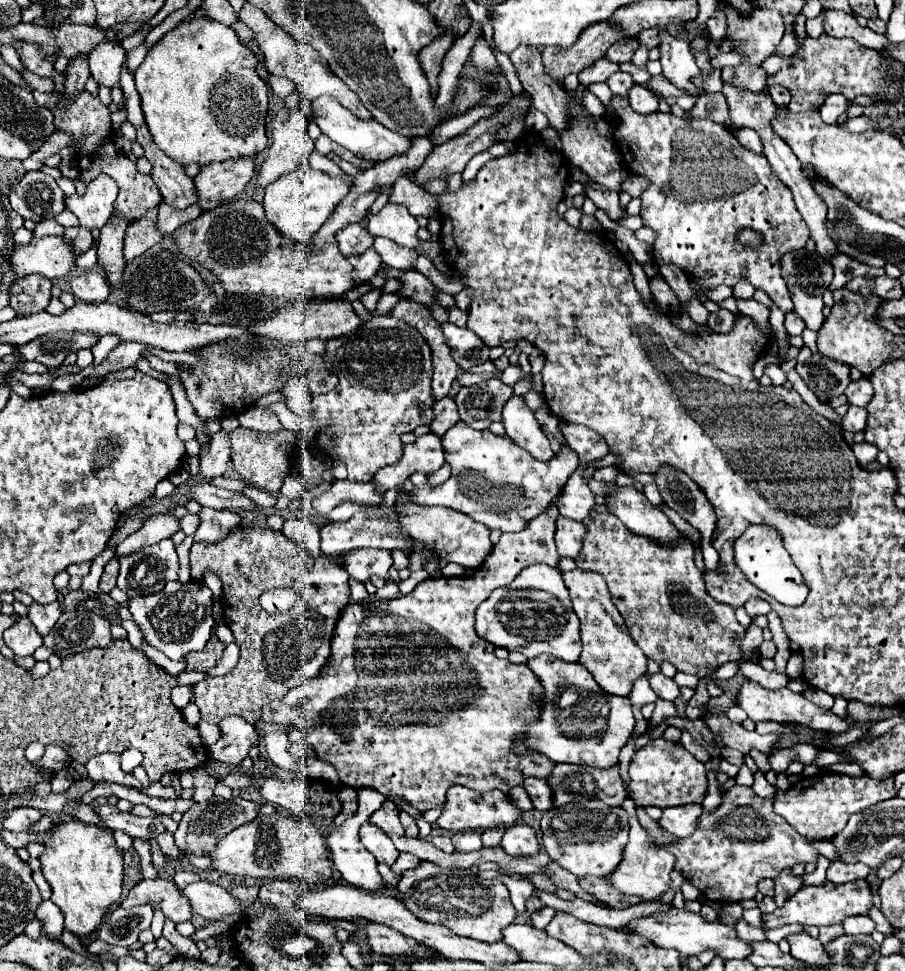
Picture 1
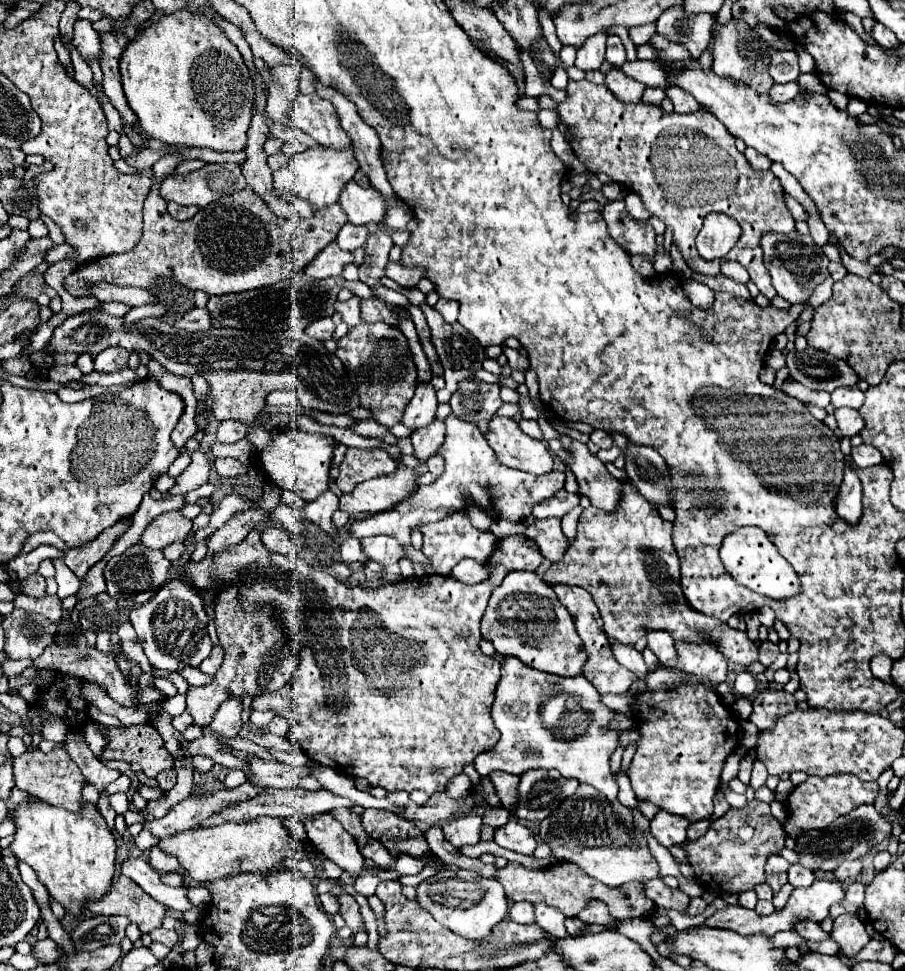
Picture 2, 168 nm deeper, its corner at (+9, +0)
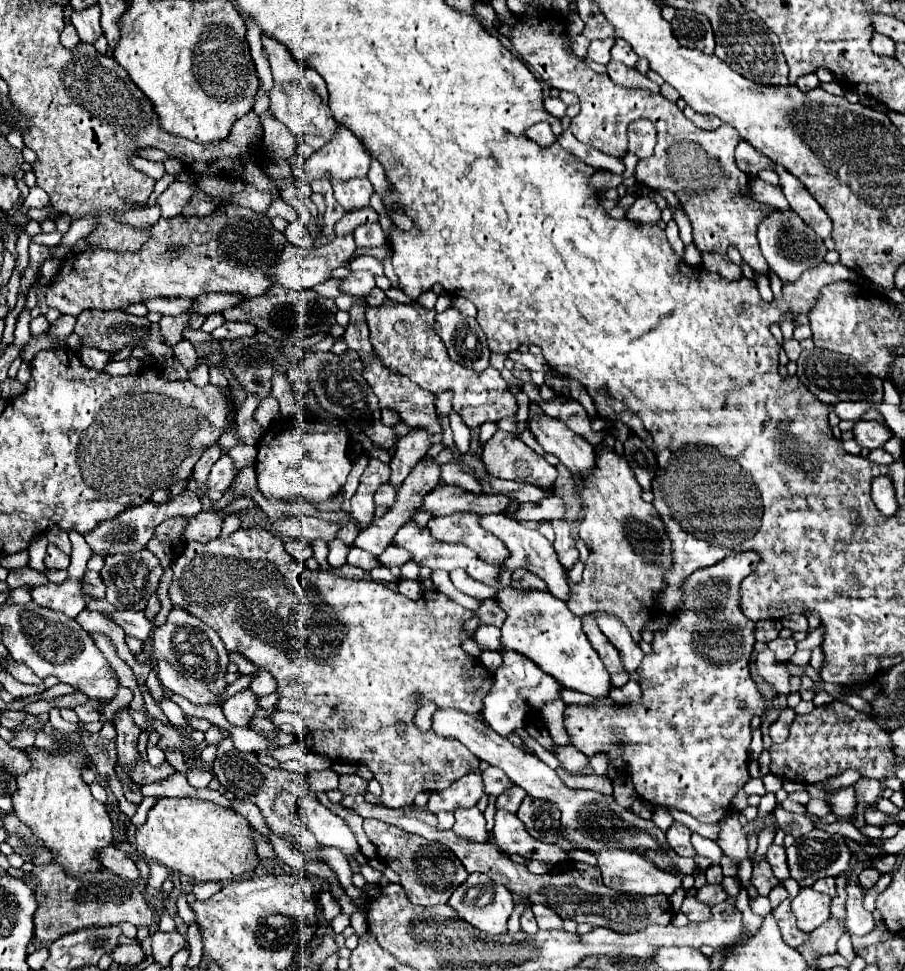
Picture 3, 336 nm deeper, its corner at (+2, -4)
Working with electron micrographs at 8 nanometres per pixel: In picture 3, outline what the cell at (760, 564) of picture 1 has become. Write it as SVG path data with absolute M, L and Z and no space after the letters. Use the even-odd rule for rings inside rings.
M736 553L736 555L730 555L726 557L724 561L720 561L718 565L714 567L704 567L704 569L698 569L692 573L692 577L686 577L686 583L682 583L682 601L678 603L678 609L674 609L674 619L670 621L670 625L666 629L660 629L654 633L654 639L652 639L652 653L644 657L642 665L636 669L638 673L638 683L640 683L640 689L642 689L642 695L638 701L634 703L620 703L620 701L614 701L610 697L606 699L596 699L592 705L566 705L564 709L564 725L566 725L566 731L570 735L570 743L586 753L588 757L594 757L596 753L604 753L608 759L624 759L626 763L626 771L634 783L634 789L638 793L640 799L648 801L650 805L660 805L660 807L676 807L680 811L686 811L690 813L694 819L698 819L700 823L720 823L728 811L730 811L730 801L732 797L738 793L738 789L742 789L748 779L750 779L750 773L748 773L748 747L750 747L750 741L752 741L752 729L750 729L750 719L754 715L762 717L766 711L768 711L768 705L766 705L766 699L760 695L760 691L756 689L756 683L752 681L752 675L750 675L750 655L754 651L754 633L750 633L750 629L734 629L734 613L728 613L728 601L736 601L738 599L738 585L742 583L744 577L750 575L750 571L758 565L758 555L756 553ZM614 733L622 733L622 739L626 741L626 747L618 749L618 747L612 747L612 741L610 739Z

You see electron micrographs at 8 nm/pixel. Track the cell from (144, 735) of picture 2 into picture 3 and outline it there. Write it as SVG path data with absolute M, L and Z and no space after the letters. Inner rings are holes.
M138 757L138 765L134 765L134 771L132 771L132 781L138 785L146 785L146 783L156 783L156 781L168 779L172 773L174 773L174 767L170 767L170 763L164 763L162 767L156 769L148 761Z

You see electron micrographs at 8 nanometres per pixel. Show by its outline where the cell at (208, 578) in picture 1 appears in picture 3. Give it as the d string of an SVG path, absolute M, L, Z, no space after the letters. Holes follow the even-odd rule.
M226 513L224 525L222 525L222 535L220 535L220 537L228 537L228 535L234 533L240 525L242 525L242 521L240 521L240 515L238 515L238 513Z

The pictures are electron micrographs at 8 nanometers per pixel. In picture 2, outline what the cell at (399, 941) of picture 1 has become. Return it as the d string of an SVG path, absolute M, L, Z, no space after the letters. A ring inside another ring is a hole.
M341 887L331 889L331 893L339 897L339 903L341 903L339 913L341 913L341 917L345 919L347 927L349 927L353 933L357 933L357 931L363 927L363 917L361 917L361 911L359 911L359 903L355 901L355 897L343 893Z

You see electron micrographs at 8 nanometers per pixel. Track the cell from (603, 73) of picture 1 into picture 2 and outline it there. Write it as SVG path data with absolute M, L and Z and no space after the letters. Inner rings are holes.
M597 33L589 37L589 41L585 41L577 51L575 67L579 67L585 73L599 69L601 63L605 61L605 39L607 39L605 33Z

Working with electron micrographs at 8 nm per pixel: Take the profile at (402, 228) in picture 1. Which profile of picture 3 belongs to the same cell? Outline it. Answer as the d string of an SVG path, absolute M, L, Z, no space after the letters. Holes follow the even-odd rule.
M350 179L350 181L330 181L334 187L334 197L336 201L346 209L358 209L366 207L370 201L370 195L374 193L370 181L364 179Z

